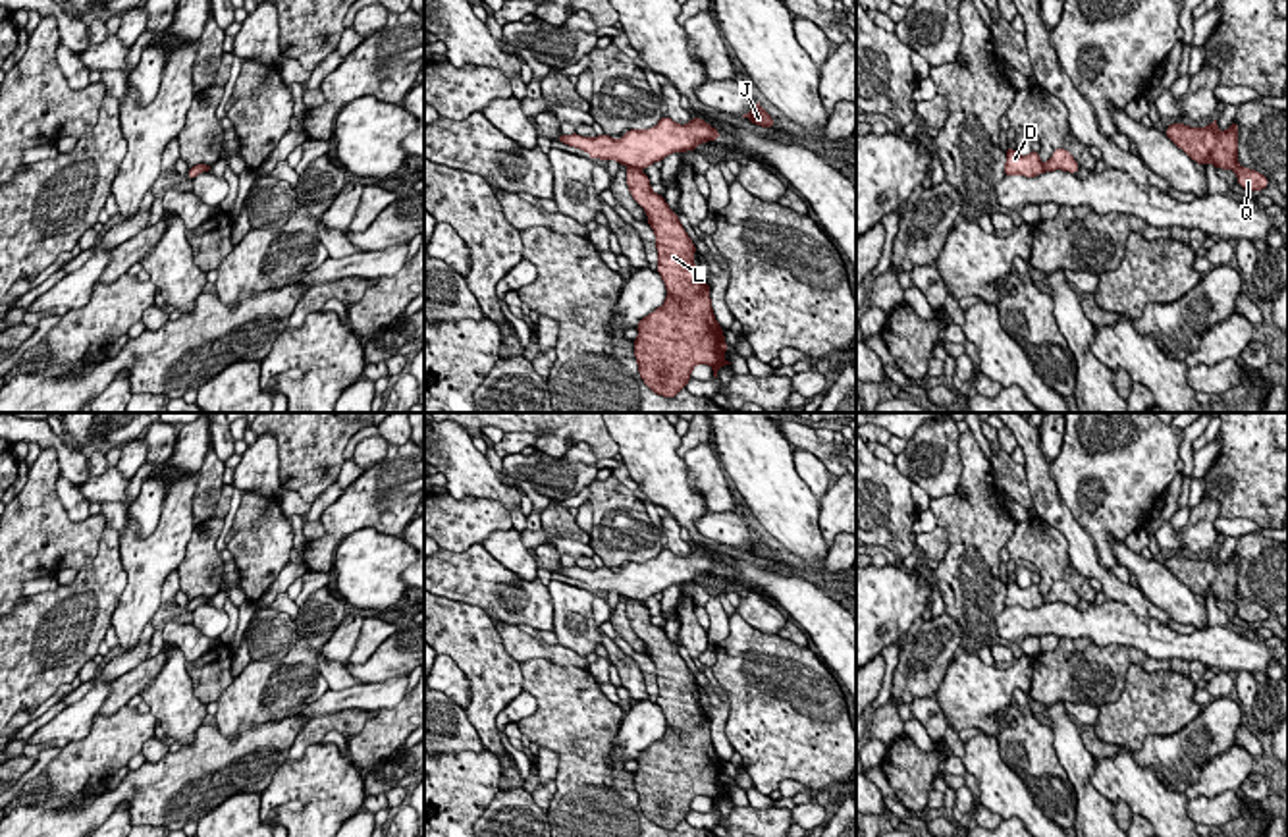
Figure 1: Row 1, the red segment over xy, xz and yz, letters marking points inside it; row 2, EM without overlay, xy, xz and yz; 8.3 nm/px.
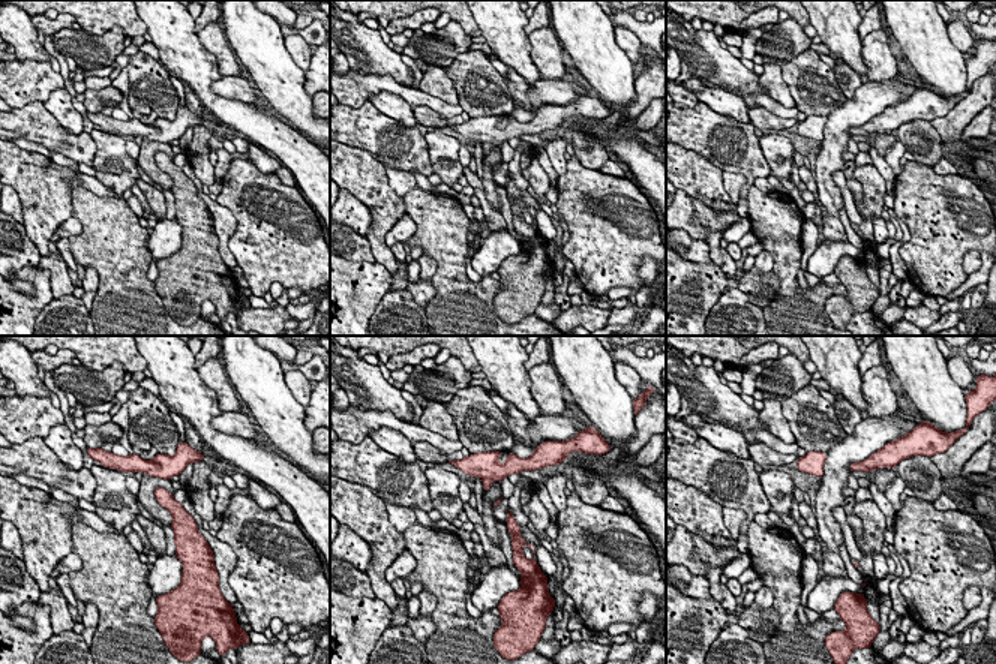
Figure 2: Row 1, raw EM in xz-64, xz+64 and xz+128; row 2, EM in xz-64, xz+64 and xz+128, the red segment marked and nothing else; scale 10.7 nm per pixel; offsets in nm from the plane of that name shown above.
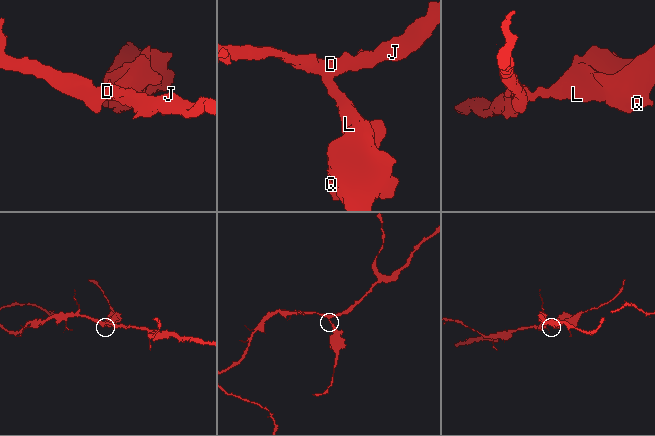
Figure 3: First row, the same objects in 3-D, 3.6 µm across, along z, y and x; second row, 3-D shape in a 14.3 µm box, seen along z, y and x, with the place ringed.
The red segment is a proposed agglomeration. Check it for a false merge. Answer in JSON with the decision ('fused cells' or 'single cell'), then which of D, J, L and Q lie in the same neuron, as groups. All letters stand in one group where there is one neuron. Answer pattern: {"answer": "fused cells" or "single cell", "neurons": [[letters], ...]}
{"answer": "fused cells", "neurons": [["D", "J"], ["L", "Q"]]}

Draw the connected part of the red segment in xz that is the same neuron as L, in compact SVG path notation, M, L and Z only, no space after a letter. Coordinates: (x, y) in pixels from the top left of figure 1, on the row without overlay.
M629 600L627 617L656 665L656 702L667 719L665 735L636 758L634 789L644 816L657 827L675 829L696 796L710 796L711 810L719 812L717 800L731 796L723 791L727 775L711 742L710 717L694 698L696 679L679 648L638 600Z

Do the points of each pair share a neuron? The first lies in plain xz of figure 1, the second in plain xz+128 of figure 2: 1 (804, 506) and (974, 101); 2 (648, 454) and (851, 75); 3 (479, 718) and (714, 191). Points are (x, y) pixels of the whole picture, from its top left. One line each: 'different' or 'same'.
1: different
2: different
3: same

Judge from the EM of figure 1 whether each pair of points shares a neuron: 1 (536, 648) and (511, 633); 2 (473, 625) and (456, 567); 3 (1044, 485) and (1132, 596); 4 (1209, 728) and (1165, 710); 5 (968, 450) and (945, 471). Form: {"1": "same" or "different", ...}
{"1": "same", "2": "different", "3": "same", "4": "different", "5": "different"}

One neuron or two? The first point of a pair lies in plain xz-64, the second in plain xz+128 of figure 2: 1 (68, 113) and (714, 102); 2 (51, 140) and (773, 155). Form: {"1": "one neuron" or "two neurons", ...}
{"1": "one neuron", "2": "two neurons"}

